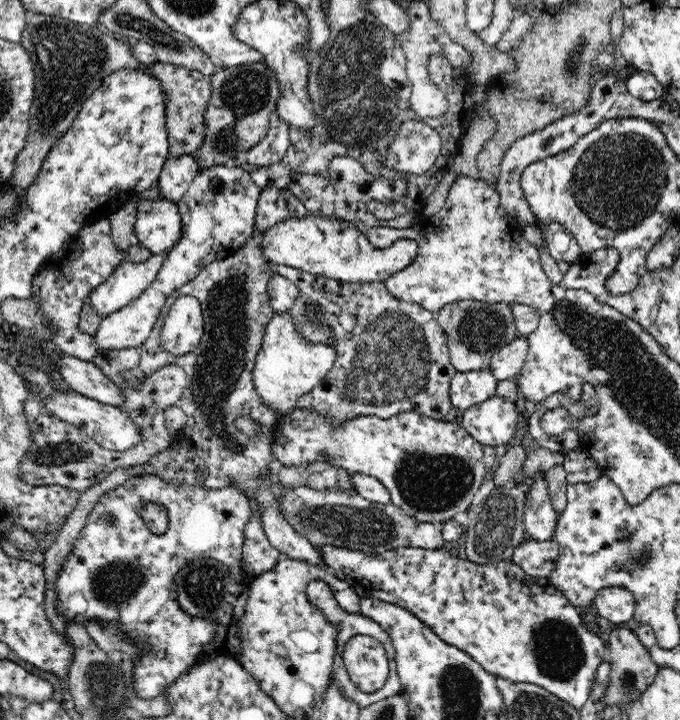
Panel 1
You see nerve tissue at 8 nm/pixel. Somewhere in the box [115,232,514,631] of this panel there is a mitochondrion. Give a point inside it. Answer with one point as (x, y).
(218, 370)

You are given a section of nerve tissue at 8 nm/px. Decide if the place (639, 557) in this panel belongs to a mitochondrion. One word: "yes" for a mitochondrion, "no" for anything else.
yes

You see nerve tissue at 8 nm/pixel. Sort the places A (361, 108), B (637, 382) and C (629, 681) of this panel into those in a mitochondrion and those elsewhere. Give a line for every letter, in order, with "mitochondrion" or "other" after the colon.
A: mitochondrion
B: mitochondrion
C: mitochondrion

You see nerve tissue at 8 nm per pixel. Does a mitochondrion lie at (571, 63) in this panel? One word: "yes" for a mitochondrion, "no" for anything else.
yes

